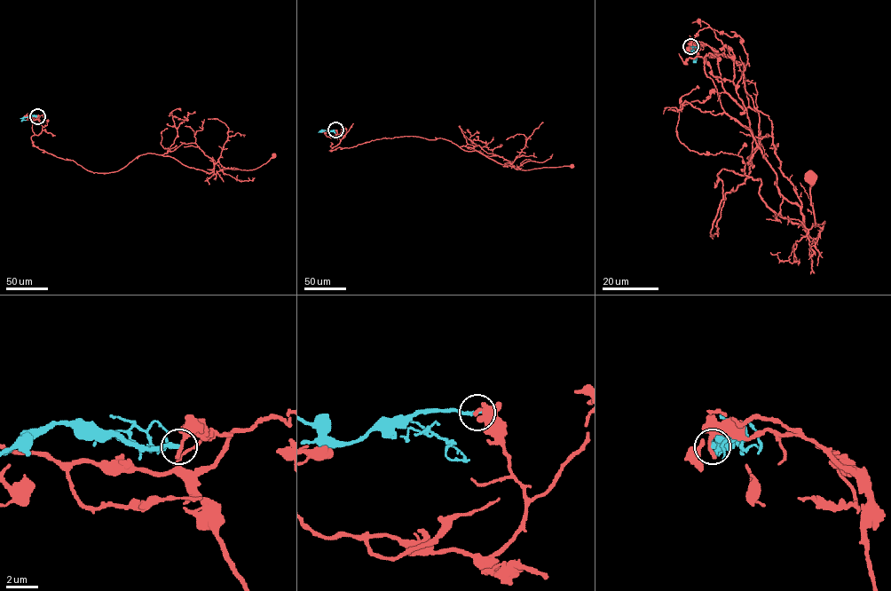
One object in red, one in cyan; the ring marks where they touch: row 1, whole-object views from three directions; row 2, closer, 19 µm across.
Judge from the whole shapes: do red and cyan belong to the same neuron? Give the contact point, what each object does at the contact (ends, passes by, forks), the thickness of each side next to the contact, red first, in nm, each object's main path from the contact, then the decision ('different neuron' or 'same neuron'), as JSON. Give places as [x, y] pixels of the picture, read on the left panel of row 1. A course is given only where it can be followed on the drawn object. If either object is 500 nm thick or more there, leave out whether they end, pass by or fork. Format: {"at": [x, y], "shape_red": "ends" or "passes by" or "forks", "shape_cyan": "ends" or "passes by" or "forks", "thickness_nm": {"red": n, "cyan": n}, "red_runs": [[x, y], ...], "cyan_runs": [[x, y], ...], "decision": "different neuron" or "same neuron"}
{"at": [37, 116], "shape_red": "ends", "shape_cyan": "ends", "thickness_nm": {"red": 320, "cyan": 260}, "red_runs": [[37, 116], [42, 130], [32, 144], [94, 173], [118, 171], [147, 153], [214, 174], [255, 169], [273, 155]], "cyan_runs": [[37, 116], [29, 115], [22, 120], [26, 120]], "decision": "different neuron"}

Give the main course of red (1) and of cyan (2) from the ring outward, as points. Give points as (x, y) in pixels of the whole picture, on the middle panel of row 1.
1: (335, 130), (340, 141), (329, 150), (416, 136), (448, 140), (516, 169), (571, 165)
2: (335, 130), (324, 131)

